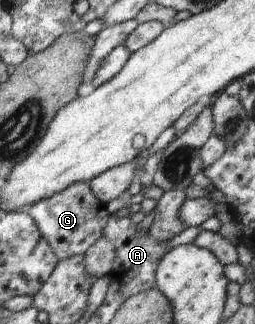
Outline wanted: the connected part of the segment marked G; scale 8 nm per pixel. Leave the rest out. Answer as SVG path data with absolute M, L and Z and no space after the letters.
M88 181L68 185L65 191L59 191L47 199L41 199L35 205L21 207L21 212L27 213L35 221L43 239L49 243L58 261L69 259L73 255L84 255L103 235L110 215L106 205L101 203L89 189Z

